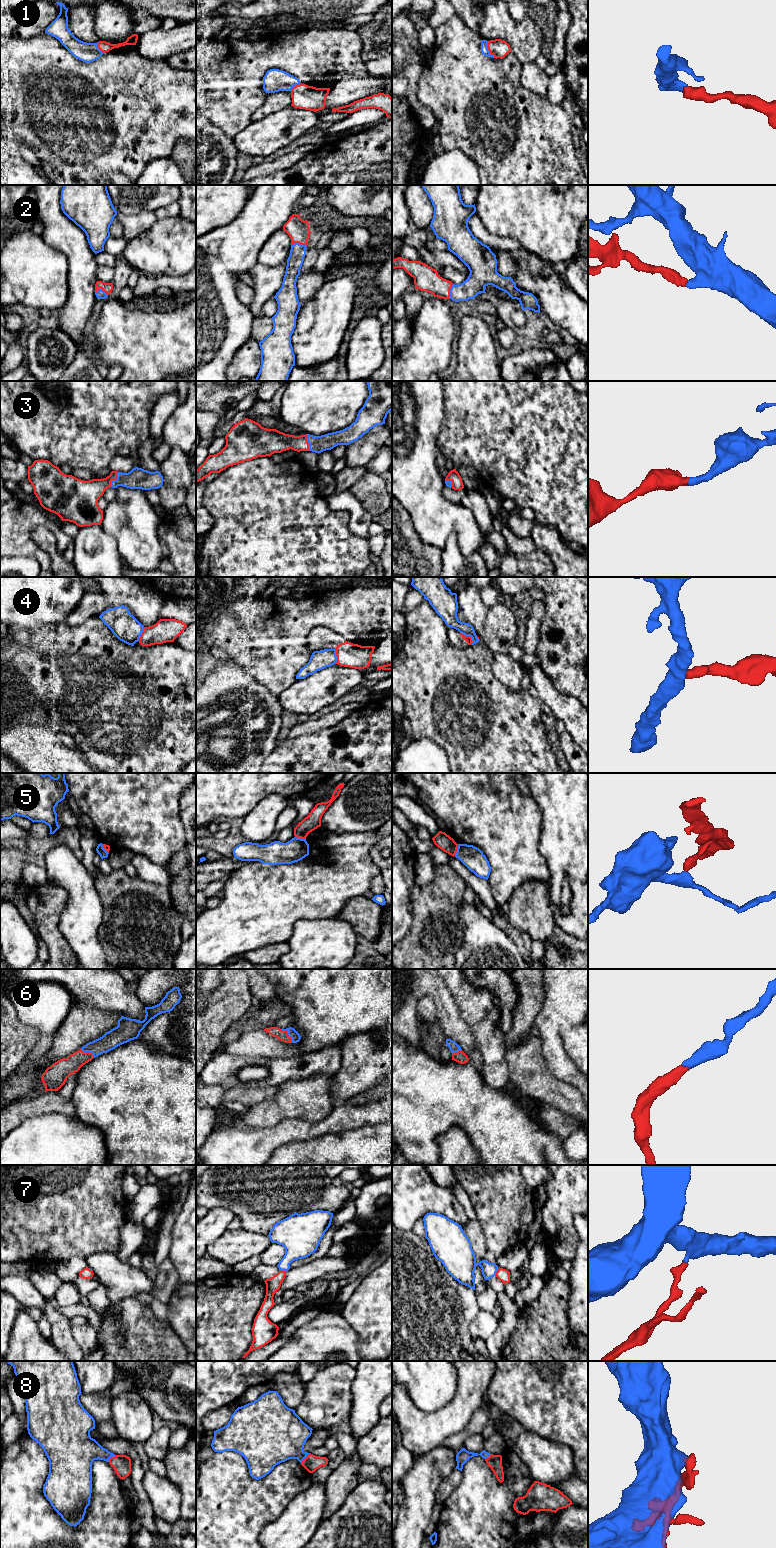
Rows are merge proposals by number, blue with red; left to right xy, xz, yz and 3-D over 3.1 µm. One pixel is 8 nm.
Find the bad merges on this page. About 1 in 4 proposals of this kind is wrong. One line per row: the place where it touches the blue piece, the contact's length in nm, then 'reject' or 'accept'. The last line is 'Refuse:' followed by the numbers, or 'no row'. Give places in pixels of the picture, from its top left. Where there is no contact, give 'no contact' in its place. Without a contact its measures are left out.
1: meets blue in yz at (487, 49); contact 150 nm long; accept
2: meets blue in xz at (299, 244); contact 130 nm long; accept
3: meets blue in xy at (114, 480); contact 130 nm long; accept
4: meets blue in yz at (469, 635); contact 140 nm long; reject
5: meets blue in yz at (457, 850); contact 100 nm long; reject
6: meets blue in xz at (288, 1033); contact 150 nm long; accept
7: meets blue in yz at (496, 1271); contact 70 nm long; accept
8: meets blue in xz at (305, 1457); contact 120 nm long; accept
Refuse: 4, 5

